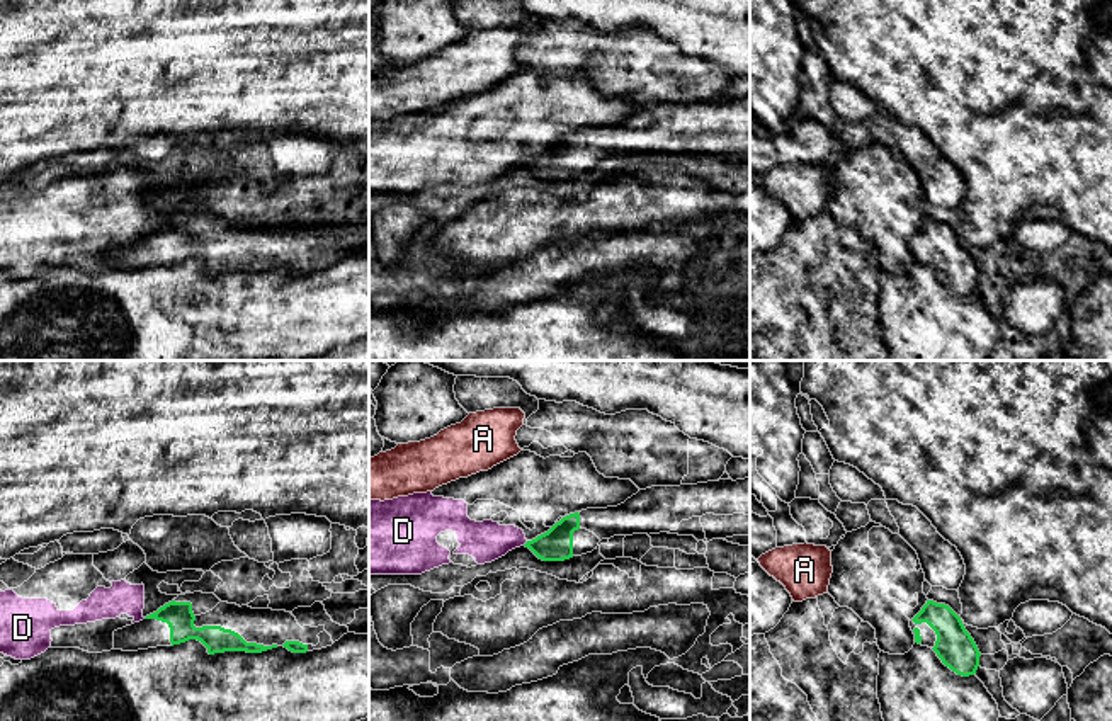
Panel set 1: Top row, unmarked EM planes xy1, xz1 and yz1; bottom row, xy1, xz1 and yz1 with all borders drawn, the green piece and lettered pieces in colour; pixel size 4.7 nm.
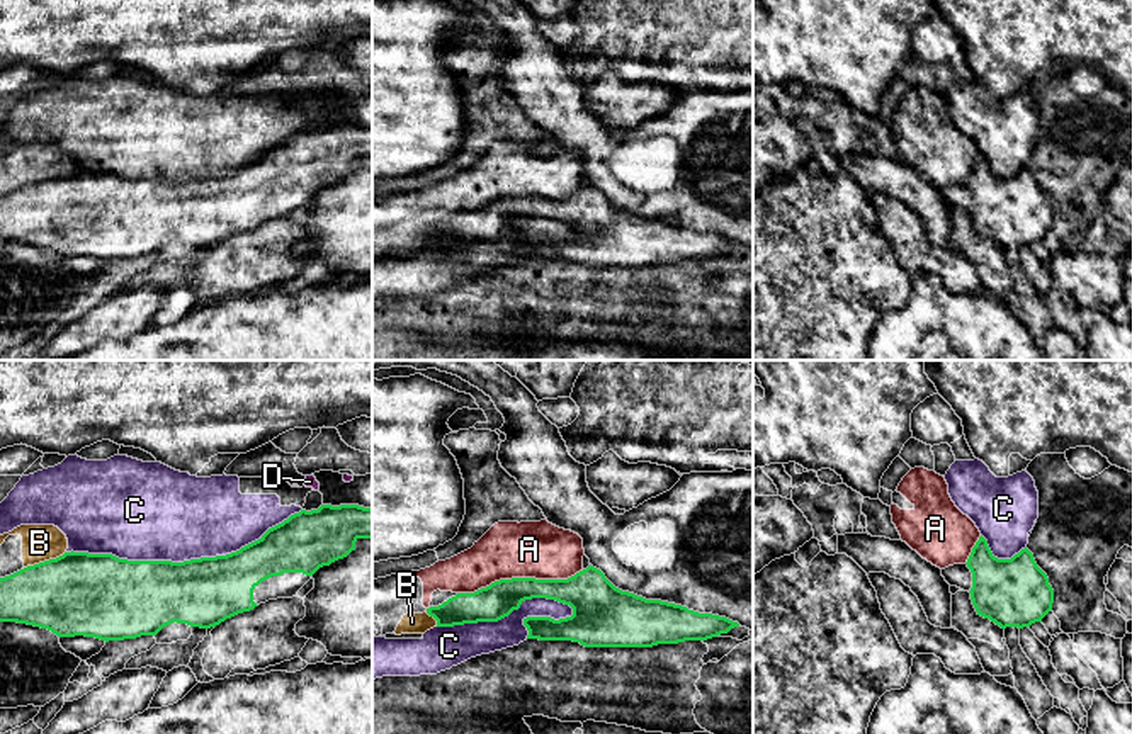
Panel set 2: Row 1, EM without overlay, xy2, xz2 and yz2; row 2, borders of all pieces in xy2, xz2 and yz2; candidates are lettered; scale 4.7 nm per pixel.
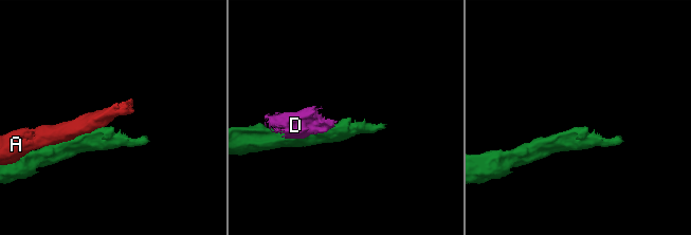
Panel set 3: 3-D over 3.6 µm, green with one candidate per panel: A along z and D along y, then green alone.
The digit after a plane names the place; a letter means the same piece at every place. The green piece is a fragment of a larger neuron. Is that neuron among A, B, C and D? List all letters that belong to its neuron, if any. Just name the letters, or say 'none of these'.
none of these

